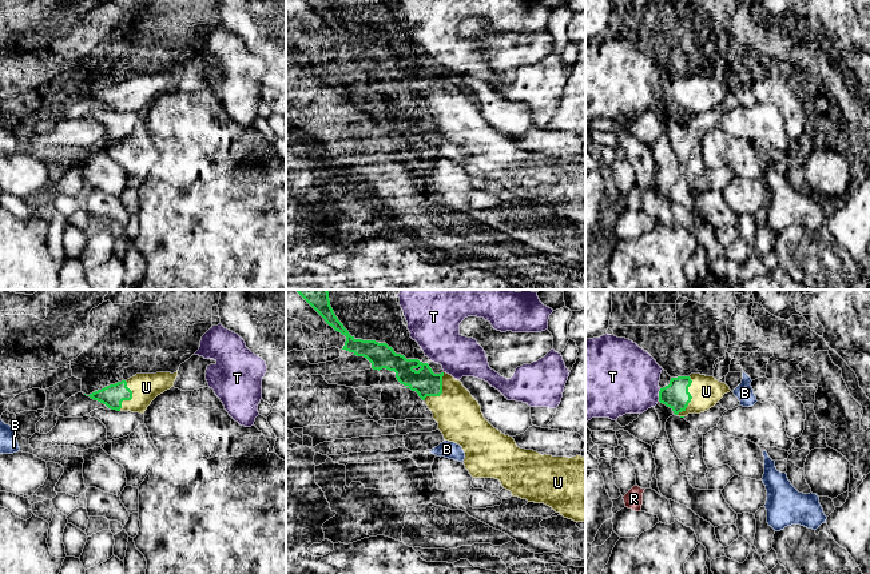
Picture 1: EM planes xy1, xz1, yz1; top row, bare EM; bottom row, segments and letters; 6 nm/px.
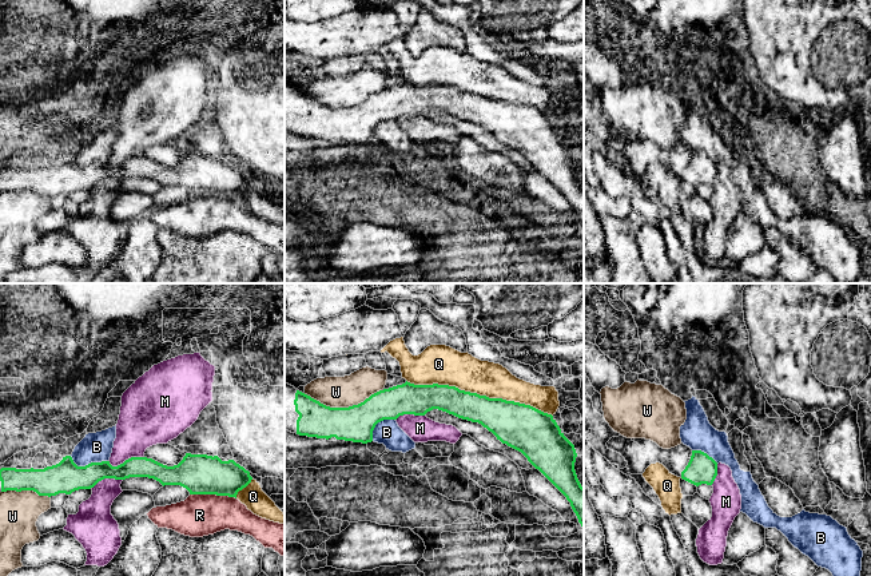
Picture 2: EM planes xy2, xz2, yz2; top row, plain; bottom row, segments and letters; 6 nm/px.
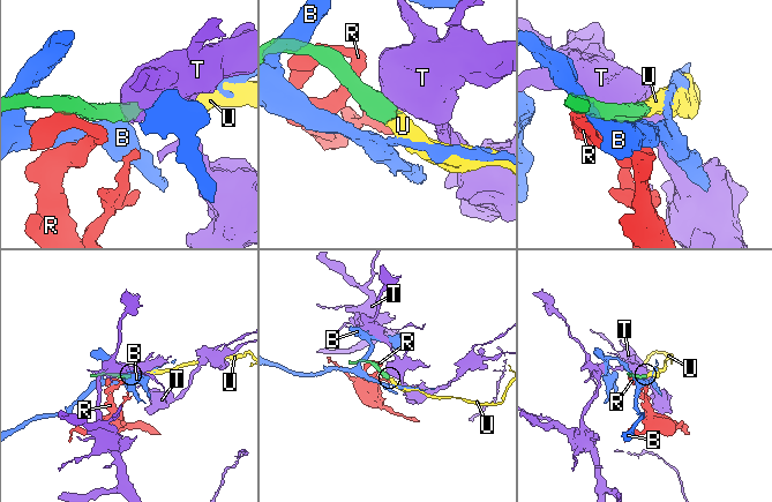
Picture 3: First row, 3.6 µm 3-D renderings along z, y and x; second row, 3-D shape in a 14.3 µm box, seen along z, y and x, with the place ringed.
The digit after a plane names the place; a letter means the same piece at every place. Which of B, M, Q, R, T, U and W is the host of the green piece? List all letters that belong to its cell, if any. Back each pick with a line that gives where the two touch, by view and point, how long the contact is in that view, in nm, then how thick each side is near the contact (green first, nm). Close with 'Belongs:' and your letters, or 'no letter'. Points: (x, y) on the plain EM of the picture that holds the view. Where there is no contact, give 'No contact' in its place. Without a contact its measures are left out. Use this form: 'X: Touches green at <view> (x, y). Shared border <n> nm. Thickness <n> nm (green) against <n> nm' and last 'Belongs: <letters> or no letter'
U: Touches green at yz1 (691, 98). Shared border 240 nm. Thickness 160 nm (green) against 190 nm
Belongs: U

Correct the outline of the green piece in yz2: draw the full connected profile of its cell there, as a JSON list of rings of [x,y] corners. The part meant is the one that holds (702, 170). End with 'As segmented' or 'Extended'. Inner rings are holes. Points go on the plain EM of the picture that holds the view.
[[[692,151],[691,160],[681,172],[681,179],[699,187],[712,186],[717,176],[717,163],[701,151]]]. As segmented

